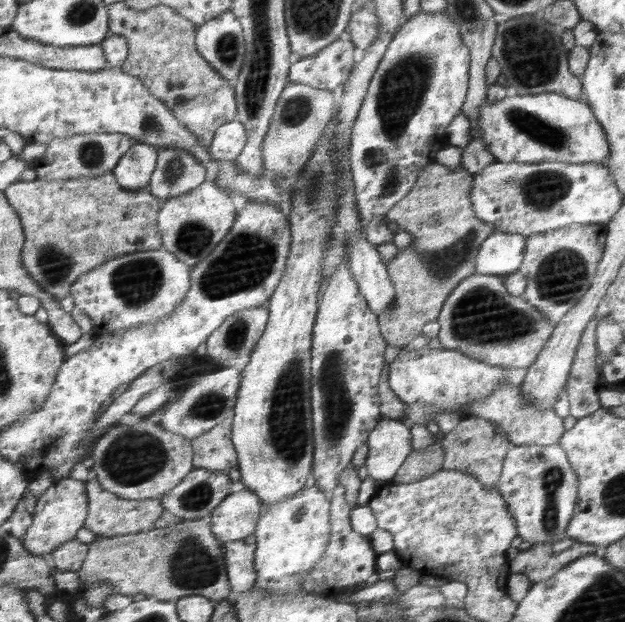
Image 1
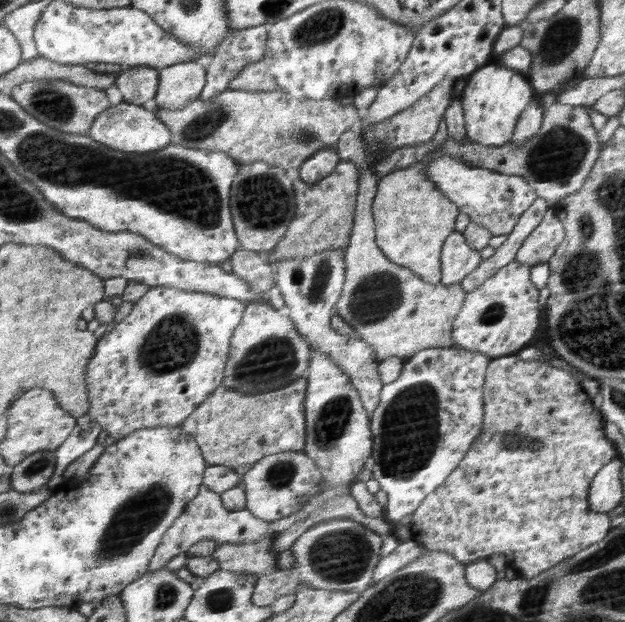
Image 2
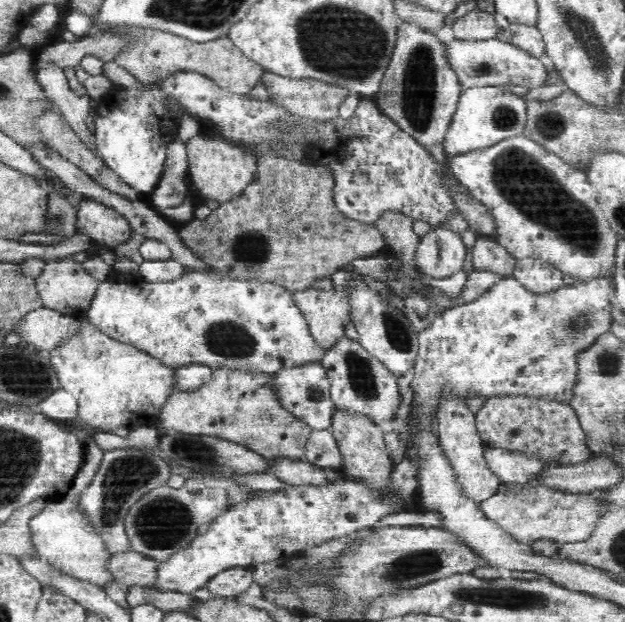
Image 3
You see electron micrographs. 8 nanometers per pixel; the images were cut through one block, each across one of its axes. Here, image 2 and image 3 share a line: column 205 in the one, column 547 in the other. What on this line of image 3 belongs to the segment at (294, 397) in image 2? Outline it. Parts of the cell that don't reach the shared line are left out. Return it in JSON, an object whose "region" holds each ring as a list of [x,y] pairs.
{"region":[[[494,398],[475,415],[475,425],[485,448],[503,448],[509,451],[534,453],[538,457],[565,457],[569,464],[578,464],[594,456],[585,446],[585,432],[580,426],[574,408],[568,403],[550,402],[528,398]]]}

